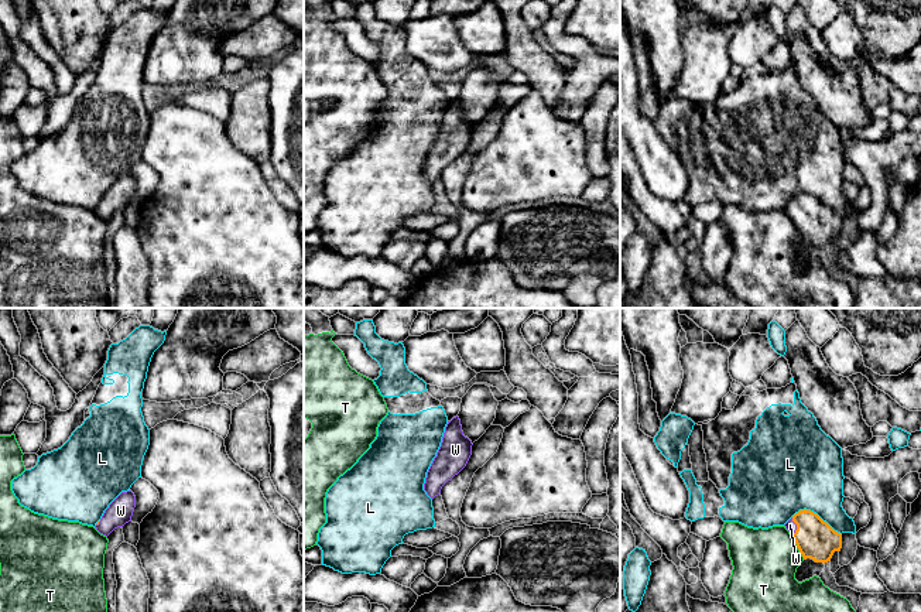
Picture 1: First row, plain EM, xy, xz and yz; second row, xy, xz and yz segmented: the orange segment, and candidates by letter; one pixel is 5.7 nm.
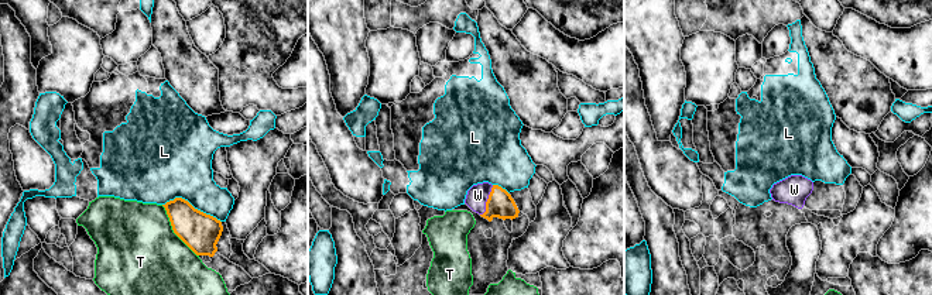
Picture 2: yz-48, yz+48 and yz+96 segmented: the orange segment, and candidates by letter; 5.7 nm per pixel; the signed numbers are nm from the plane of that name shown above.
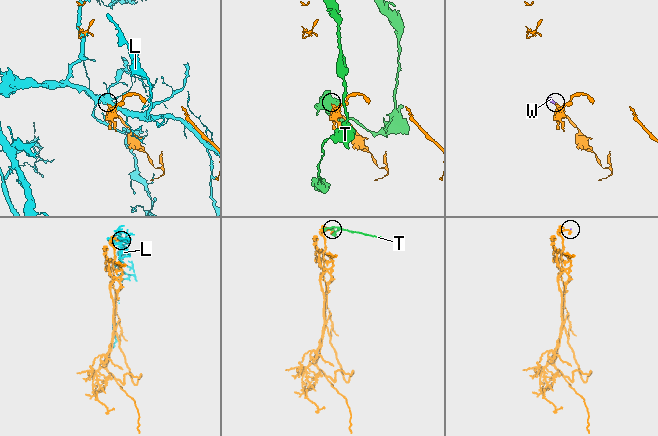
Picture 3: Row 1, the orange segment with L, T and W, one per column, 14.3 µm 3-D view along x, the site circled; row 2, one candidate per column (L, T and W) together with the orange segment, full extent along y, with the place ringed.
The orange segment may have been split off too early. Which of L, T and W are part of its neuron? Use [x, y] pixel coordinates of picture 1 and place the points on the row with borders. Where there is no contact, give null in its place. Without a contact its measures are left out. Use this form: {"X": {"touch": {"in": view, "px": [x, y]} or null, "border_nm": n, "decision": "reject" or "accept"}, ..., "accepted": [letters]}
{"L": {"touch": {"in": "yz", "px": [815, 513]}, "border_nm": 300, "decision": "reject"}, "T": {"touch": {"in": "yz", "px": [797, 546]}, "border_nm": 170, "decision": "reject"}, "W": {"touch": {"in": "yz", "px": [797, 526]}, "border_nm": 100, "decision": "accept"}, "accepted": ["W"]}

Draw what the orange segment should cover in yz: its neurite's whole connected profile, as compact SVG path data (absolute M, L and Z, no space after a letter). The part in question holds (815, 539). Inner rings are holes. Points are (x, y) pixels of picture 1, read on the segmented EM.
M800 510L784 526L804 560L811 558L825 564L842 548L842 534L811 510Z

